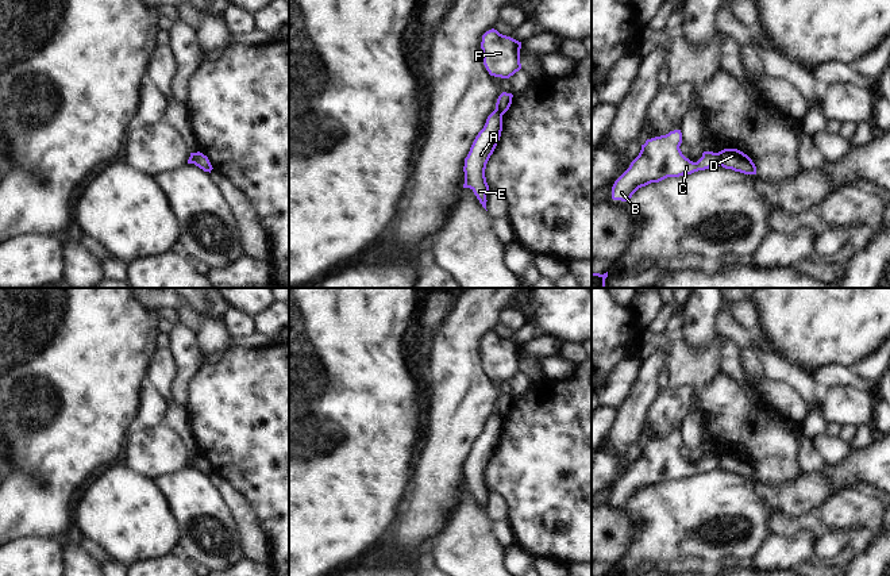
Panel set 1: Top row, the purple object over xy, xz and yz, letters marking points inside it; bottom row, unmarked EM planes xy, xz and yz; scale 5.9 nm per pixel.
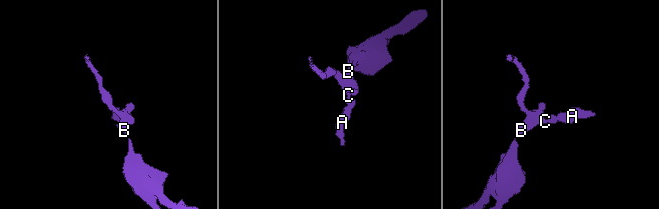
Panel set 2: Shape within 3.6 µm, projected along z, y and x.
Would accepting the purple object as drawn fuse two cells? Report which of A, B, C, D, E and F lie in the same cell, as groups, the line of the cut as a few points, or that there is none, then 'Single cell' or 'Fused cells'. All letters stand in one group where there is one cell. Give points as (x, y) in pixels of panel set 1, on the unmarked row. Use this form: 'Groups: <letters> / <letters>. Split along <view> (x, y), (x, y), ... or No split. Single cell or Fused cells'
Groups: A D E / B C F. Split along yz (717, 456), (721, 467). Fused cells

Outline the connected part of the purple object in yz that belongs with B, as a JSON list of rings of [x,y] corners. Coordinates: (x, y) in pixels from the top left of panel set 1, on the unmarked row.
[[[681,433],[647,442],[646,446],[642,448],[639,458],[614,484],[612,502],[628,504],[639,491],[651,485],[659,485],[667,480],[691,477],[721,468],[718,456],[713,454],[704,454],[697,465],[690,464],[682,457],[679,452],[681,446]]]

